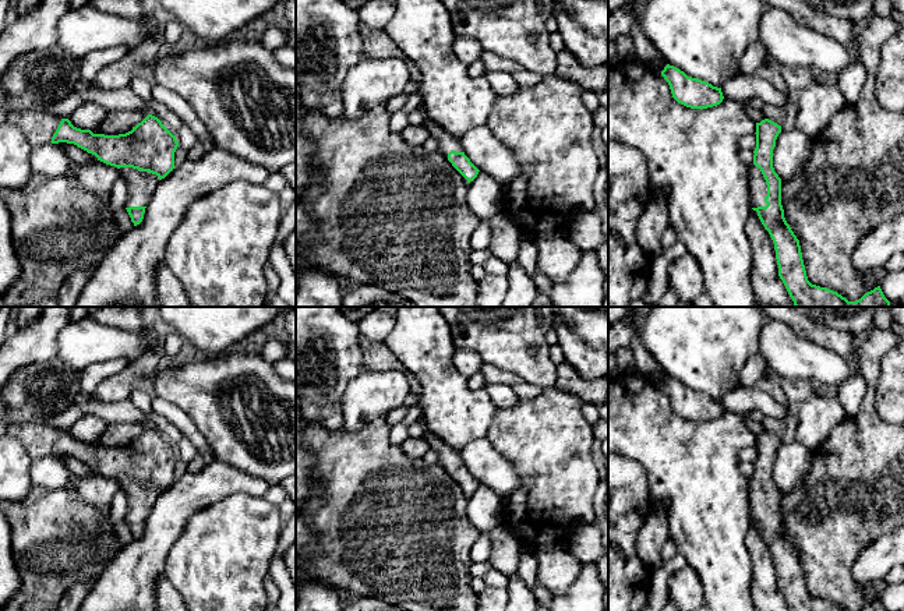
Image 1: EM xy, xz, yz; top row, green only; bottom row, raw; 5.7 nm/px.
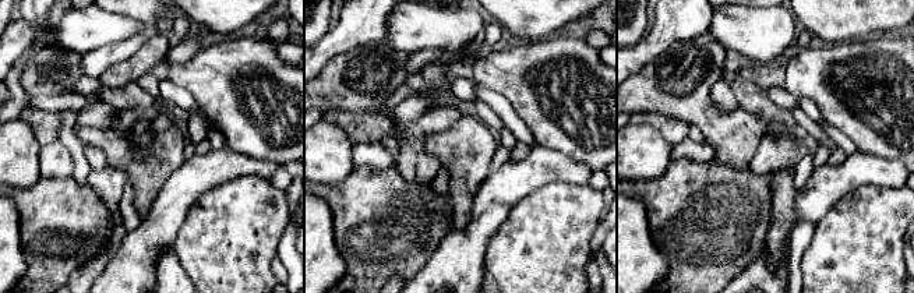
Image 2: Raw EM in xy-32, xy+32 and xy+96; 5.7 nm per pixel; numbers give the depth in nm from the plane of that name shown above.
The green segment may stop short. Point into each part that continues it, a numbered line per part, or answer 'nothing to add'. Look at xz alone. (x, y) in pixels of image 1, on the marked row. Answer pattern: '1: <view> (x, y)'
1: xz (447, 142)

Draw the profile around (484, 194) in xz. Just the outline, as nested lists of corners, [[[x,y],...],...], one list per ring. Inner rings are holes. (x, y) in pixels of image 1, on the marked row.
[[[480,170],[477,177],[469,183],[467,202],[480,219],[491,219],[502,212],[502,184]]]

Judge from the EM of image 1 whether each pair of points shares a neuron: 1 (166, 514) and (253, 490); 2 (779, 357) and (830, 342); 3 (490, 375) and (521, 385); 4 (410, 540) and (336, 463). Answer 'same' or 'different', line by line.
1: same
2: different
3: same
4: same

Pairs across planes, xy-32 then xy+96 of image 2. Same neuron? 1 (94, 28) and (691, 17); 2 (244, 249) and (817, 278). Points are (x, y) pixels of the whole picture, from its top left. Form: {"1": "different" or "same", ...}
{"1": "different", "2": "same"}

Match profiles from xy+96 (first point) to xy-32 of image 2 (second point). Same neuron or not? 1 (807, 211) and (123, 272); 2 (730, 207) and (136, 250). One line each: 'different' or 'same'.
1: same
2: different

